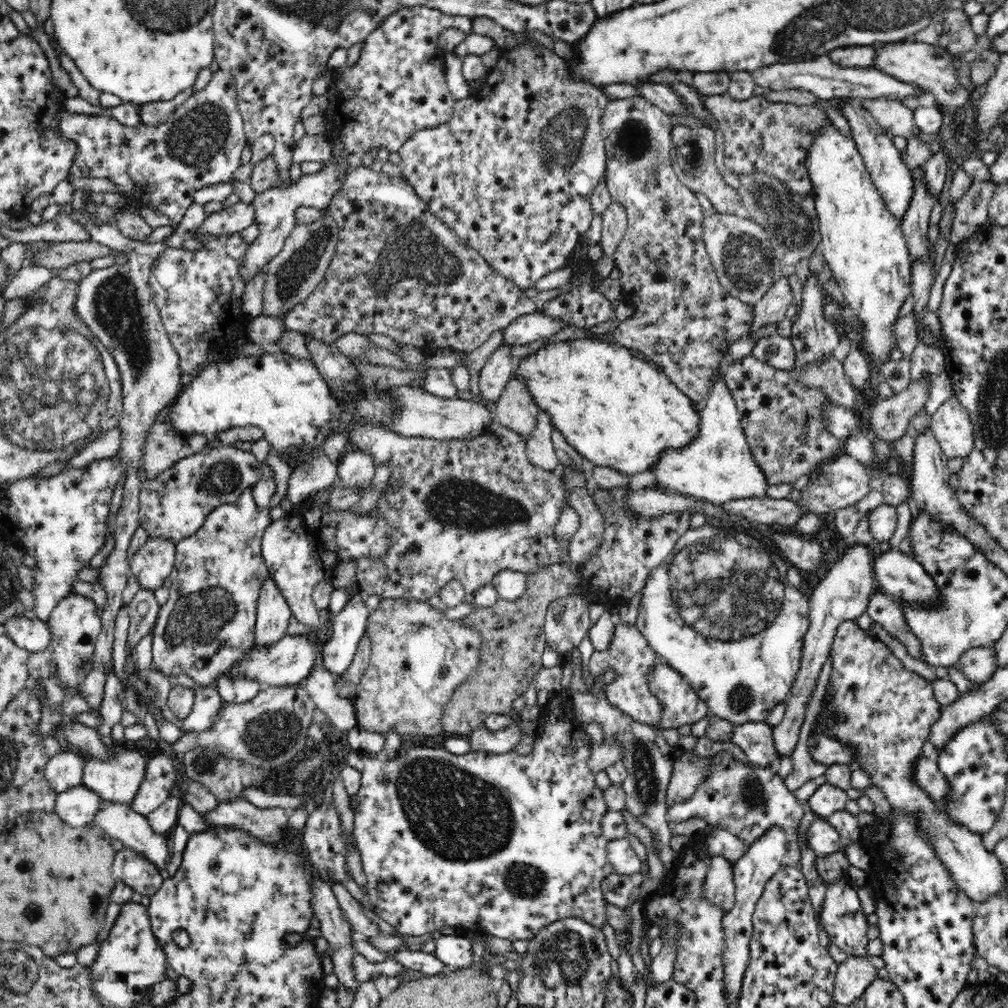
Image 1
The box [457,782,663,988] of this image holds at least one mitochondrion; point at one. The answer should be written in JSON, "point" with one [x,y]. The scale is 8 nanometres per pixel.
{"point":[564,953]}

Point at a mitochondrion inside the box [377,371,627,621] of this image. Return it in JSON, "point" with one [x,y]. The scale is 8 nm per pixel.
{"point":[462,504]}

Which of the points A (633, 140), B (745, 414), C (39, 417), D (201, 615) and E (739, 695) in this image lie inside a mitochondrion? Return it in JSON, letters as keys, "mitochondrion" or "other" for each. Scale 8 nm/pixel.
{"A":"mitochondrion","B":"other","C":"mitochondrion","D":"mitochondrion","E":"mitochondrion"}

